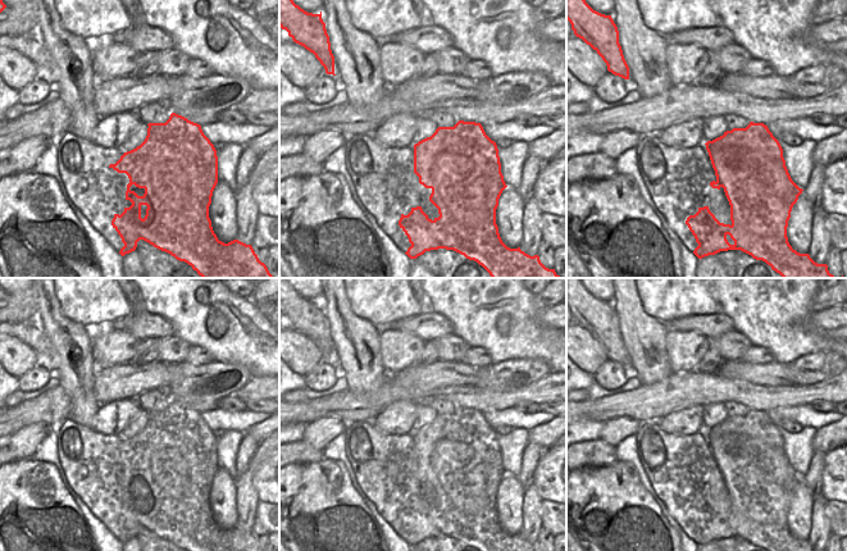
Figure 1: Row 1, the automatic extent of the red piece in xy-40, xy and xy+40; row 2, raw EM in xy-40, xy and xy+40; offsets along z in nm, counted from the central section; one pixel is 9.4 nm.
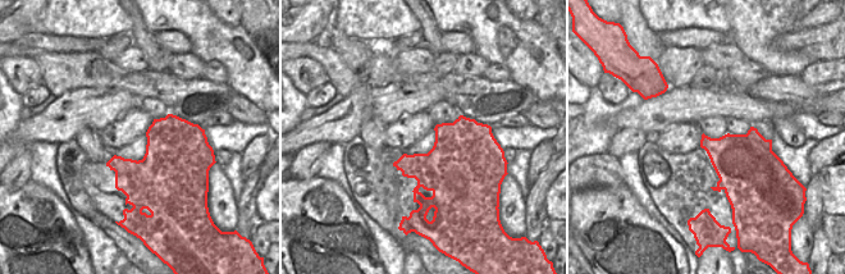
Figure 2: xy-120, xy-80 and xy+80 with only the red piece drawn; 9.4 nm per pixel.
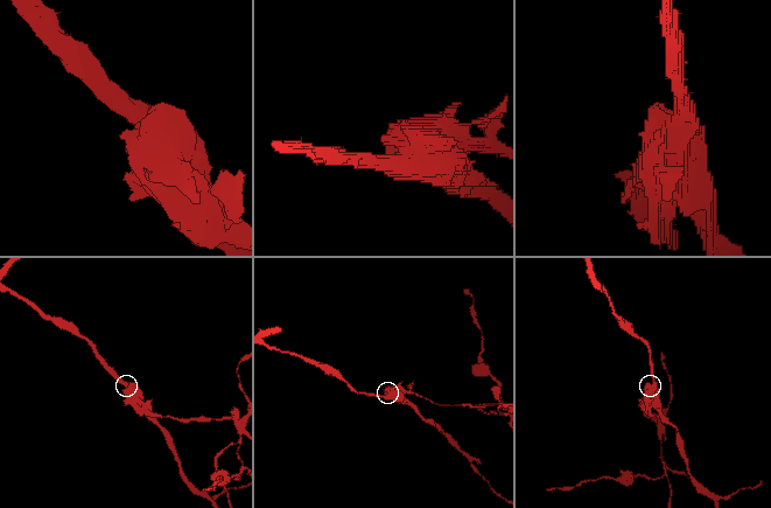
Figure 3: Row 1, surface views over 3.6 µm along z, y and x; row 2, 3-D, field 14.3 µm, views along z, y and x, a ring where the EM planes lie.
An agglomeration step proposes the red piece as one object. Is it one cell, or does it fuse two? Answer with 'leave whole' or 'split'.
split

